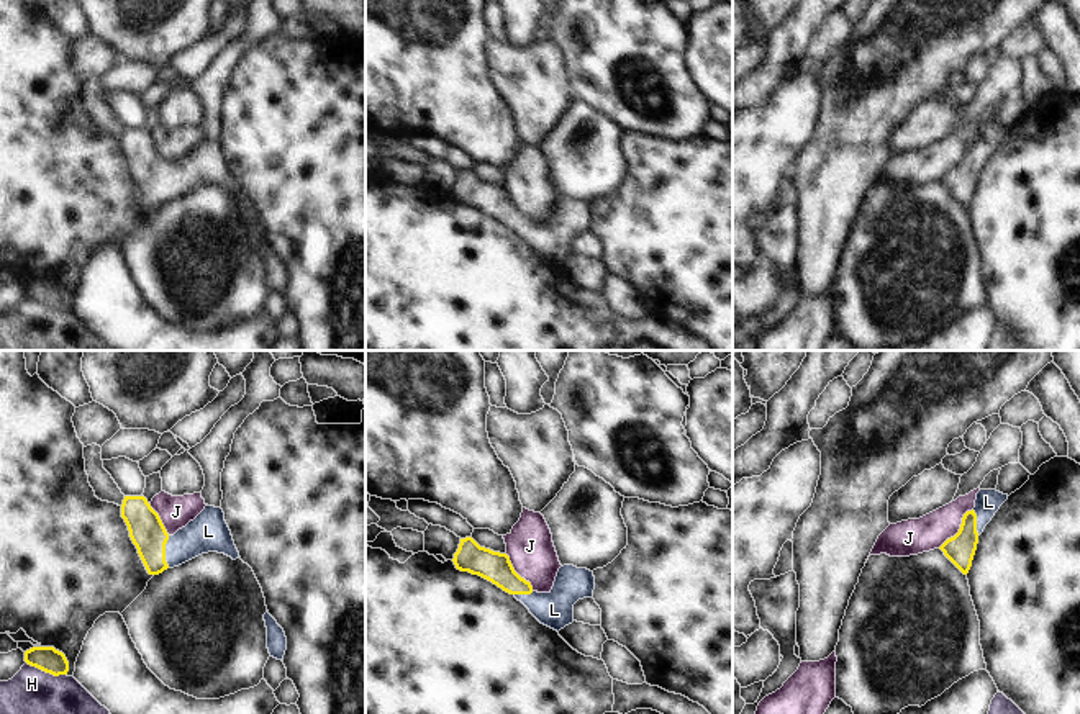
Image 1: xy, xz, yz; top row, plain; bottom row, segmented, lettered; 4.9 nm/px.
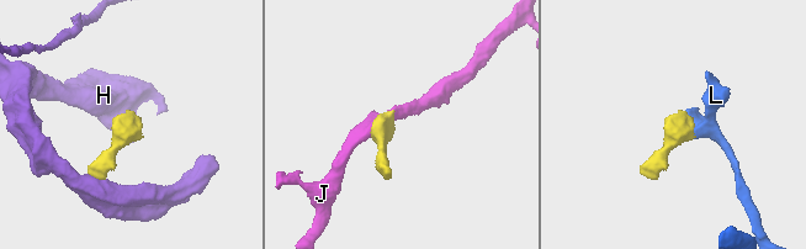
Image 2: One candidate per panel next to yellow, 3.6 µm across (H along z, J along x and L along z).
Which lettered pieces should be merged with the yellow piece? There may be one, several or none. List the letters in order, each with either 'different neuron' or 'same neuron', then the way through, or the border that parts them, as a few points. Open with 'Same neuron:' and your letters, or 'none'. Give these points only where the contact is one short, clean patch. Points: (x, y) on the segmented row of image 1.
Same neuron: L
H: different neuron; border along xy (27, 662), (54, 675), (66, 675)
J: different neuron; border along yz (972, 508), (964, 515), (961, 528), (938, 547)
L: same neuron; runs through xy (146, 529), (149, 537), (164, 552), (179, 549), (208, 531)

